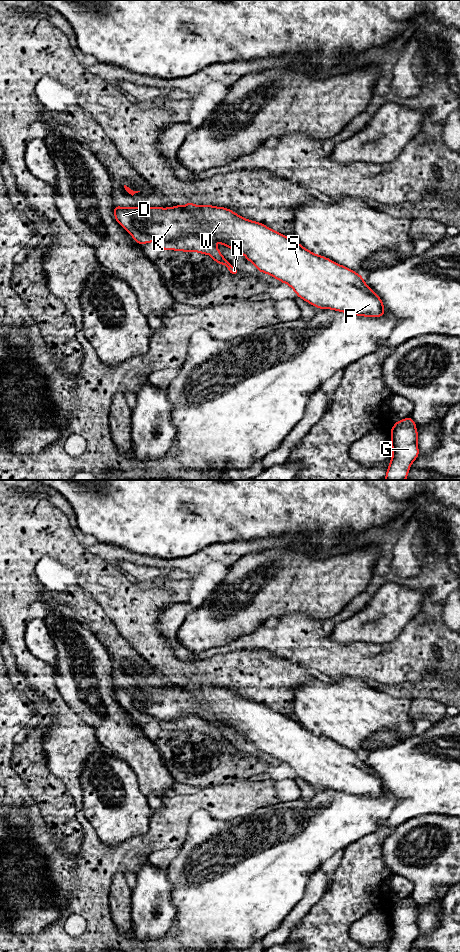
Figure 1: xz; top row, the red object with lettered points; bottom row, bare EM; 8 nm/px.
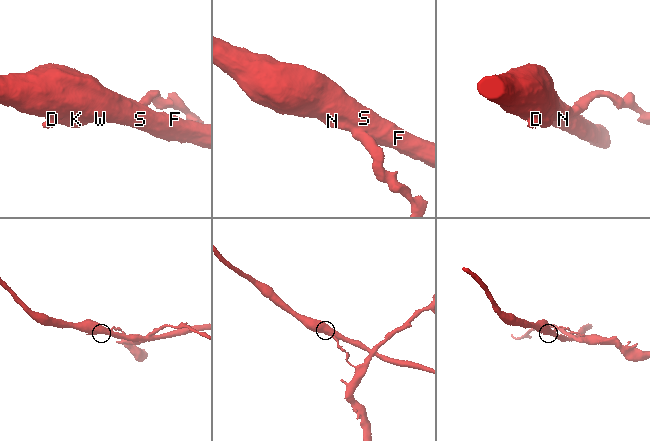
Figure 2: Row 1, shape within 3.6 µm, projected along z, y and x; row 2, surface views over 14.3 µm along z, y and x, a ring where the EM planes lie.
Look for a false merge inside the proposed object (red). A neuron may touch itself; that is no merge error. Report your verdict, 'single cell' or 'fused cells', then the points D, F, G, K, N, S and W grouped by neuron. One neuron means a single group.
fused cells; D G N / F K S W

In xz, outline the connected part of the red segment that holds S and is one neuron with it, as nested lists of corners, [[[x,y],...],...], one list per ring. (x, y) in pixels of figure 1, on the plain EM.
[[[190,681],[184,686],[141,686],[135,689],[145,700],[134,699],[132,703],[143,713],[159,720],[196,716],[209,723],[221,723],[244,734],[259,752],[267,753],[281,763],[288,764],[298,777],[317,788],[366,797],[381,797],[385,794],[382,780],[366,765],[361,755],[327,737],[314,734],[294,718],[286,717],[262,703],[243,698],[230,689],[212,685],[198,686]]]

